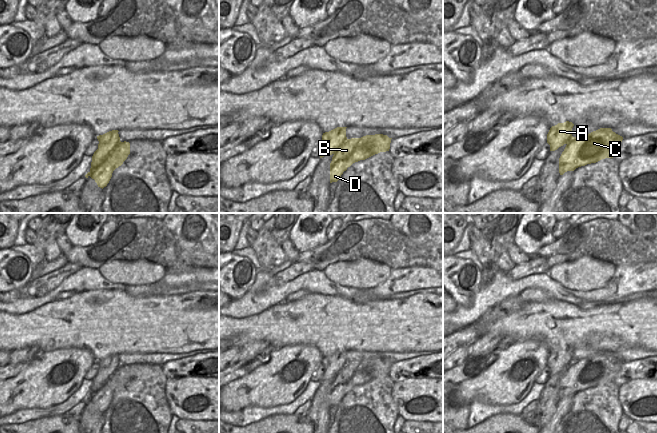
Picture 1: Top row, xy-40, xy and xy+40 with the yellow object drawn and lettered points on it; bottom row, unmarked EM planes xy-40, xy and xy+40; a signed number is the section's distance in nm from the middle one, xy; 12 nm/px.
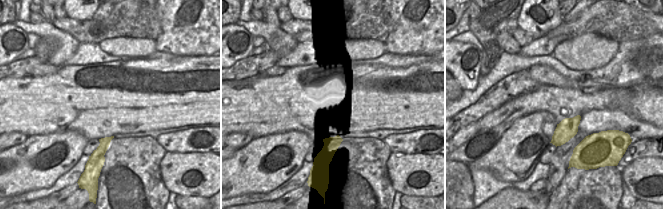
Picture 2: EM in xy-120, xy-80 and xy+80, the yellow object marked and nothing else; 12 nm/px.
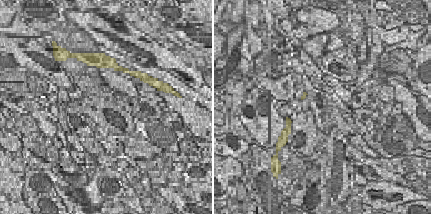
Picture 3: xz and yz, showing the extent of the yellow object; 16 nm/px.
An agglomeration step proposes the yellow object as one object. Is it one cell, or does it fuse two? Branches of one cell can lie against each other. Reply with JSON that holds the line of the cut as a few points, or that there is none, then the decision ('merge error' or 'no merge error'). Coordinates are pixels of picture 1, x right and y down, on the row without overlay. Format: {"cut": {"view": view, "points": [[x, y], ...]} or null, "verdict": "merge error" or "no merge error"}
{"cut": {"view": "xy-40", "points": [[120, 365], [100, 389], [98, 409]]}, "verdict": "merge error"}

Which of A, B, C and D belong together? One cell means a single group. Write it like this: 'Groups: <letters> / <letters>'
Groups: A / B C D

